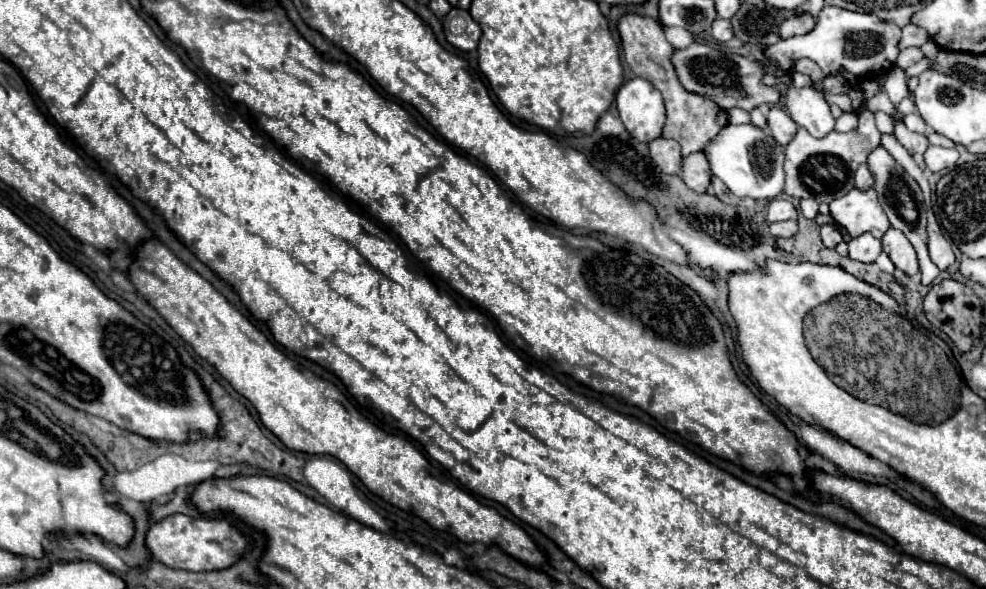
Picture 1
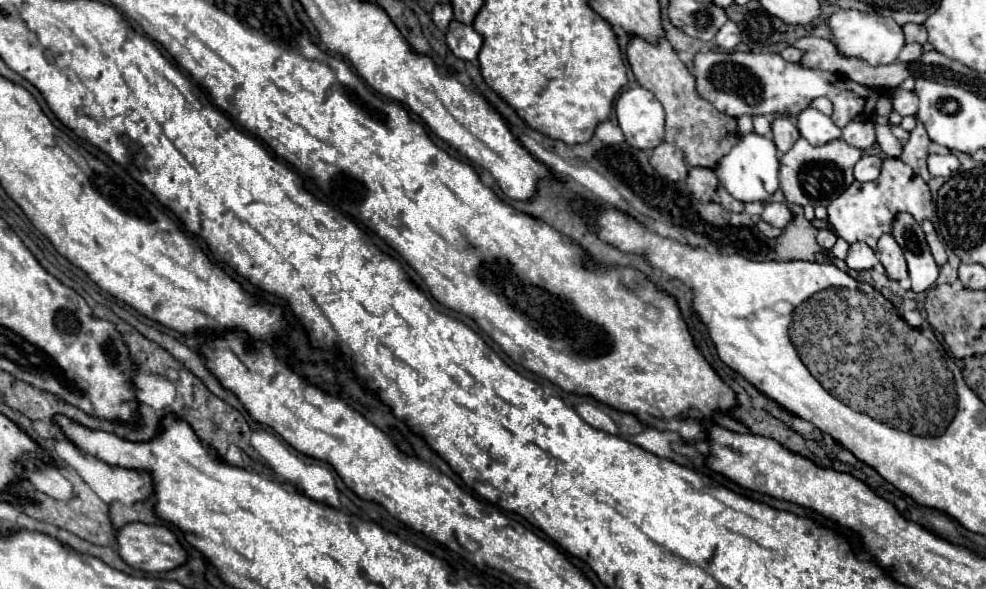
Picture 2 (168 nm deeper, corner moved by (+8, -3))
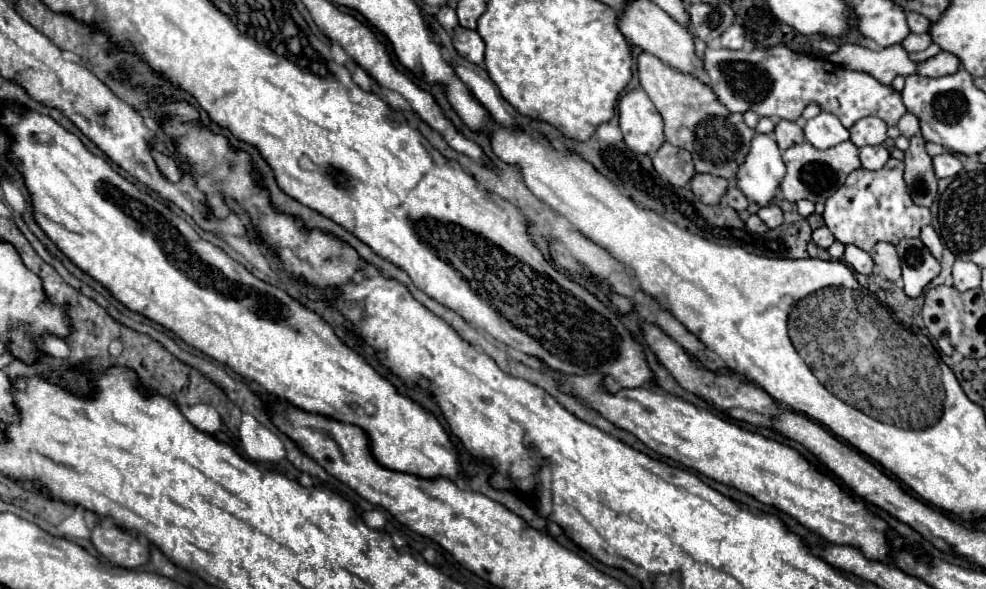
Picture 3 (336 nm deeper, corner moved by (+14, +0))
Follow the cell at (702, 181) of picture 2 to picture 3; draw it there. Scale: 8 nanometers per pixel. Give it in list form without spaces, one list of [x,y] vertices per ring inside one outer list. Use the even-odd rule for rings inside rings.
[[[696,173],[696,177],[692,177],[690,181],[692,193],[696,193],[696,197],[700,197],[700,201],[704,201],[706,205],[716,205],[720,197],[726,193],[728,185],[730,183],[726,179],[704,173]]]

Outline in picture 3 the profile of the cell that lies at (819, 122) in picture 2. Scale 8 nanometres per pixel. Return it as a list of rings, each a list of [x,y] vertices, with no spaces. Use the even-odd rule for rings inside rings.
[[[822,111],[820,115],[812,117],[804,125],[804,137],[816,149],[828,149],[842,141],[850,139],[848,129],[838,121],[836,115]]]

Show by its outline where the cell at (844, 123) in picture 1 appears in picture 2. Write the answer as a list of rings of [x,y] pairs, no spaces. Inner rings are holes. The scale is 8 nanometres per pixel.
[[[850,122],[844,130],[842,130],[842,138],[856,148],[868,150],[876,144],[876,130],[874,130],[874,122]]]

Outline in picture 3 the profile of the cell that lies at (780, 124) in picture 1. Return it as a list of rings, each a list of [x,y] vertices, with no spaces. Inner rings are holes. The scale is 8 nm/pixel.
[[[778,121],[776,129],[774,129],[774,139],[780,147],[780,151],[796,145],[796,143],[802,143],[804,141],[804,133],[800,129],[798,123],[792,123],[792,121]]]

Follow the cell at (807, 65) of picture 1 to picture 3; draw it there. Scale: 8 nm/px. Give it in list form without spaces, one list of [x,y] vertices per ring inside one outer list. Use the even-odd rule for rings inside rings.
[[[784,45],[754,51],[706,49],[704,69],[718,101],[732,113],[754,111],[760,117],[776,117],[796,121],[808,103],[818,103],[850,129],[858,119],[878,115],[886,125],[896,125],[906,113],[902,97],[890,85],[882,85],[868,73],[848,71],[826,59],[798,55]]]

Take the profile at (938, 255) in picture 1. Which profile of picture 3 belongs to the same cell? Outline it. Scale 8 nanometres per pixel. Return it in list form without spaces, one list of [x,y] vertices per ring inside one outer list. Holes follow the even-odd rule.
[[[926,225],[926,227],[922,229],[920,239],[922,239],[922,243],[928,247],[928,251],[930,251],[936,259],[940,259],[940,257],[942,257],[942,243],[940,243],[940,239],[938,239],[936,231],[934,231],[930,225]]]

